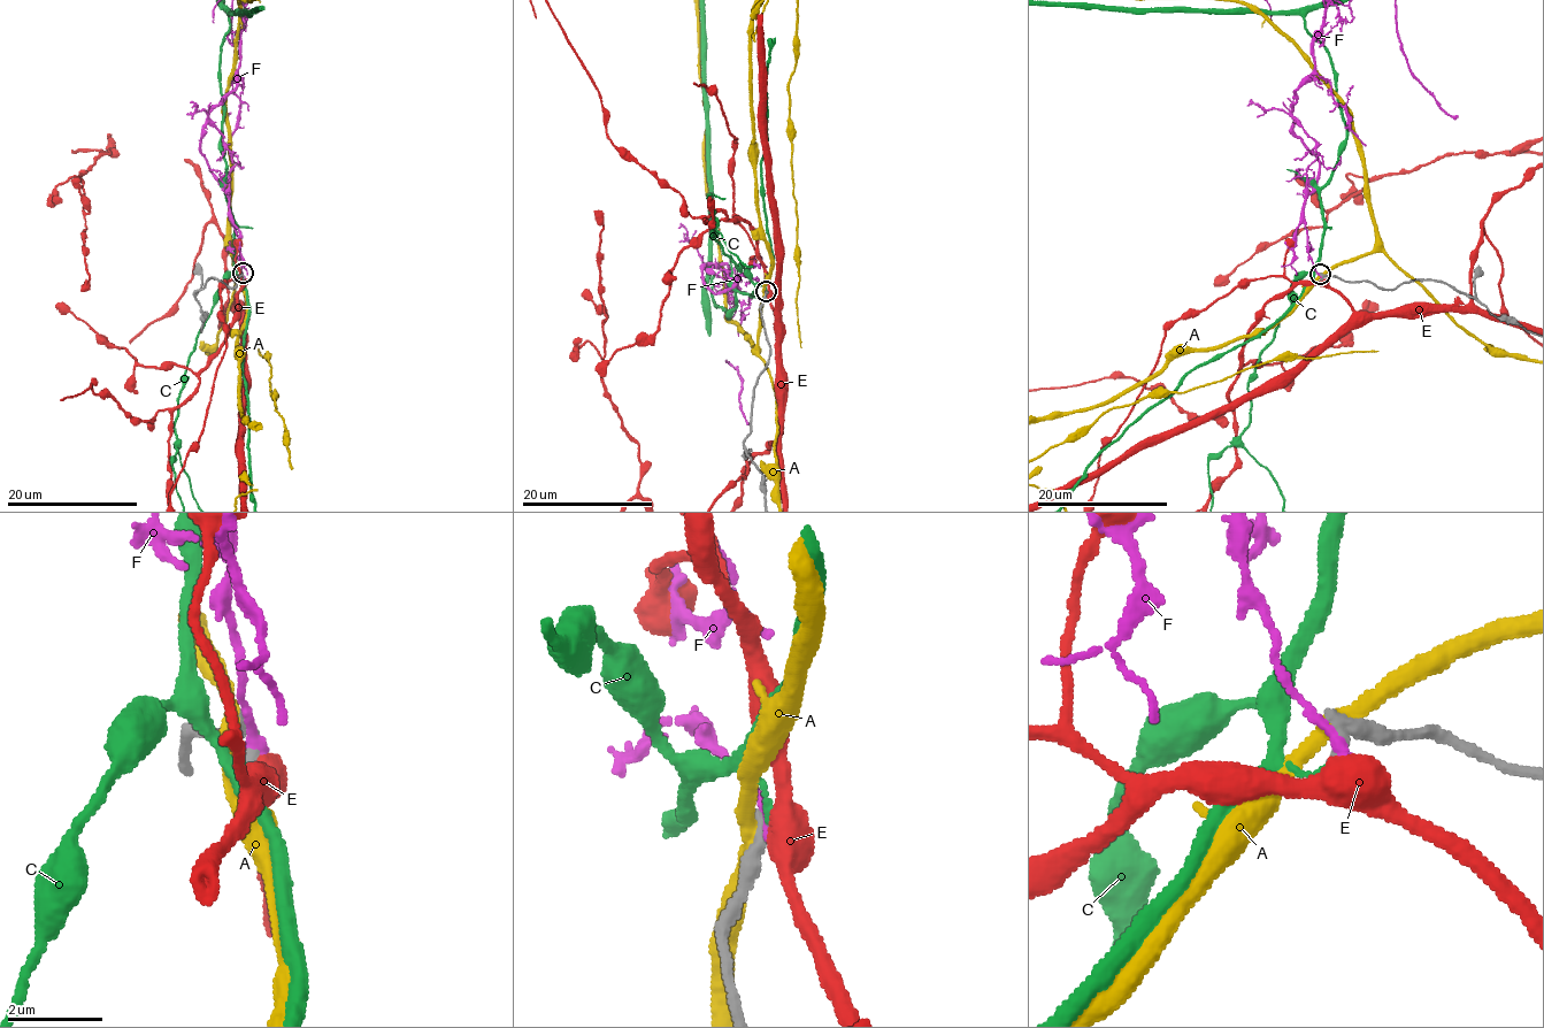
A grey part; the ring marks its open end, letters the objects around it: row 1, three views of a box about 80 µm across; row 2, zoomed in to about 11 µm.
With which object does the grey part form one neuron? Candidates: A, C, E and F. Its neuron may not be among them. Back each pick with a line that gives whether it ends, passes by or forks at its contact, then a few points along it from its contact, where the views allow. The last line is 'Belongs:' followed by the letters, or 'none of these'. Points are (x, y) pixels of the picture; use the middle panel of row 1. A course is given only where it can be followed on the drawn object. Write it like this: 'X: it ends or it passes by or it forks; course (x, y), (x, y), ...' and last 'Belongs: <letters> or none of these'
Belongs: none of these

